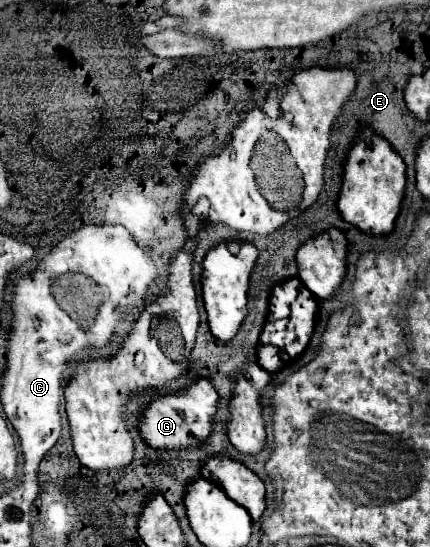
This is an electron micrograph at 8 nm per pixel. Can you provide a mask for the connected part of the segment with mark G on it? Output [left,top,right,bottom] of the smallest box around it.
[138,378,218,450]

